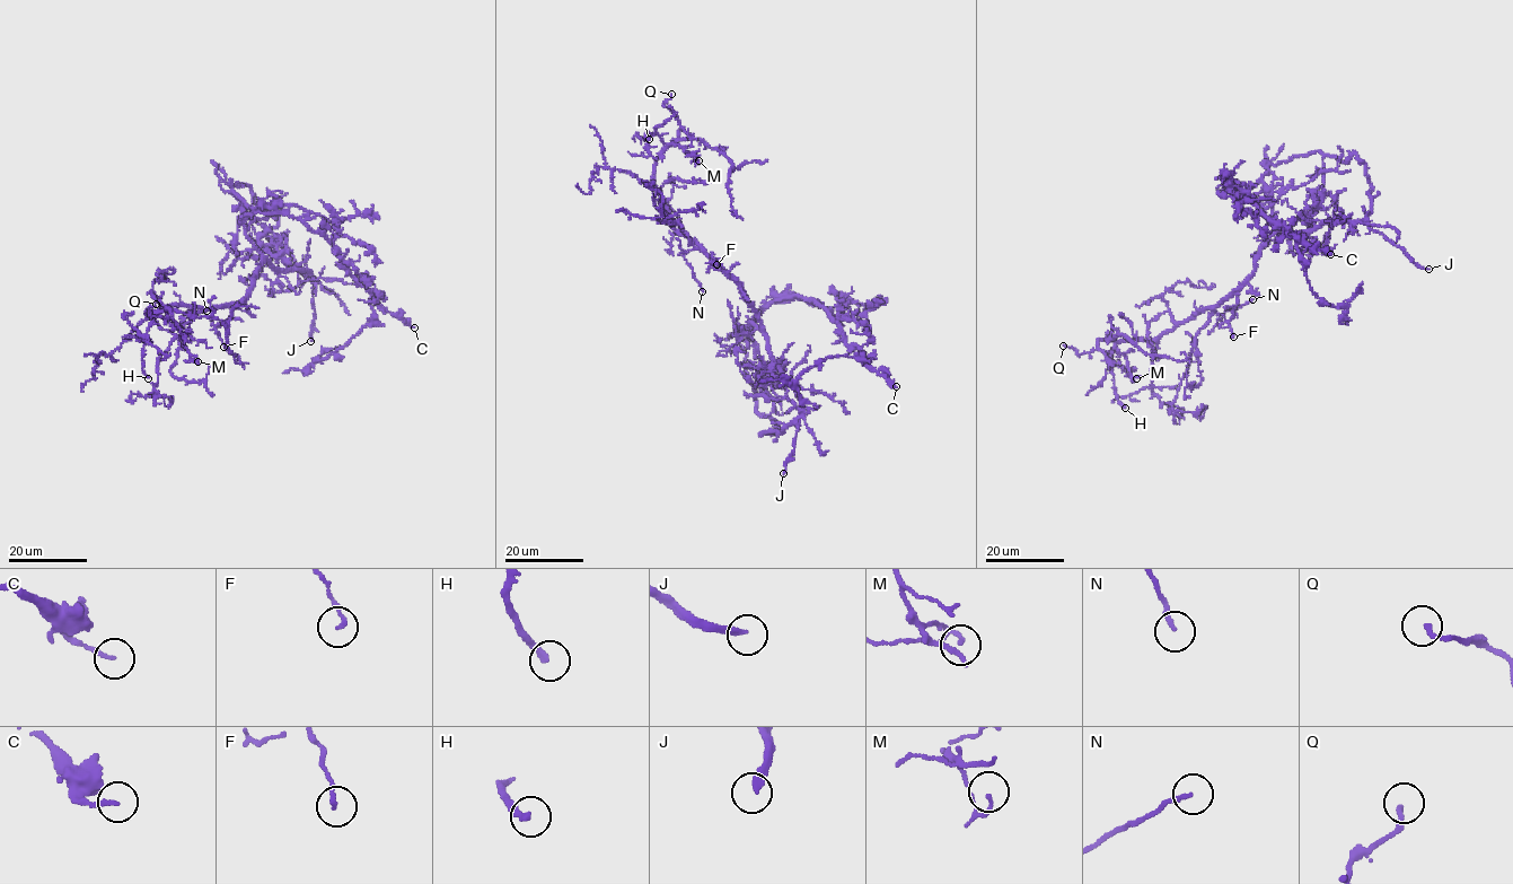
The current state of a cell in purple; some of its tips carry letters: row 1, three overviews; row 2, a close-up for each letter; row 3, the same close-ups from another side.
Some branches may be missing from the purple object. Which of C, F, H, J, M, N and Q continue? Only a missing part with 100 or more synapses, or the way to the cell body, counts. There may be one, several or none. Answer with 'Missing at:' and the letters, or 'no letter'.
Missing at: J

